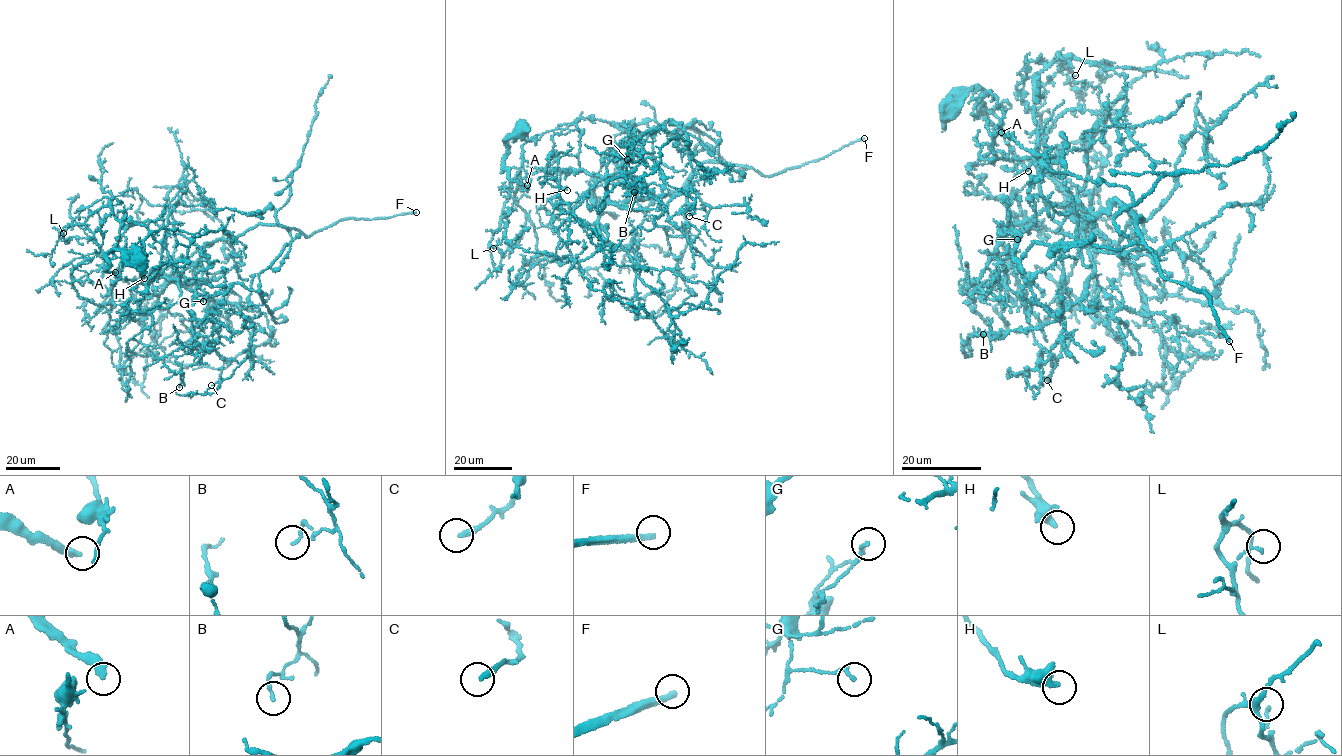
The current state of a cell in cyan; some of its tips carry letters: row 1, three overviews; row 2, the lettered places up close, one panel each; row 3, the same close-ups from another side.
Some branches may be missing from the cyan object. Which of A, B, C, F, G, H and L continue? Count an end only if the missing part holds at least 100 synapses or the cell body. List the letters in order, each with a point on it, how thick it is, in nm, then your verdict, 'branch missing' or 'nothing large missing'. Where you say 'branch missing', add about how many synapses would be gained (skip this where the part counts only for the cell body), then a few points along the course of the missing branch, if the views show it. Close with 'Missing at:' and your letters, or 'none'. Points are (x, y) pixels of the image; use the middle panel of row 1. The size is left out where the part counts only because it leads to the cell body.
A: (527, 185) | 320 nm | nothing large missing
B: (634, 192) | 130 nm | nothing large missing
C: (689, 216) | 260 nm | nothing large missing
F: (864, 138) | 280 nm | branch missing | 350 syn
G: (627, 159) | 150 nm | nothing large missing
H: (567, 190) | 340 nm | nothing large missing
L: (493, 248) | 120 nm | nothing large missing
Missing at: F

